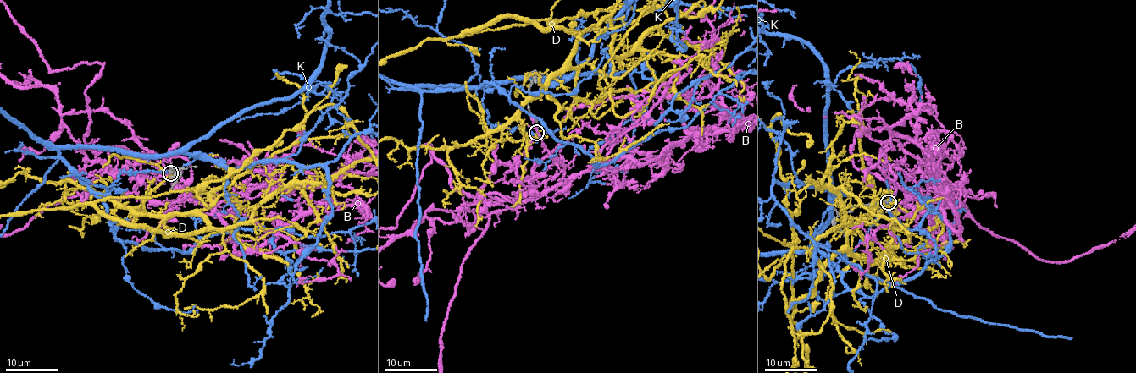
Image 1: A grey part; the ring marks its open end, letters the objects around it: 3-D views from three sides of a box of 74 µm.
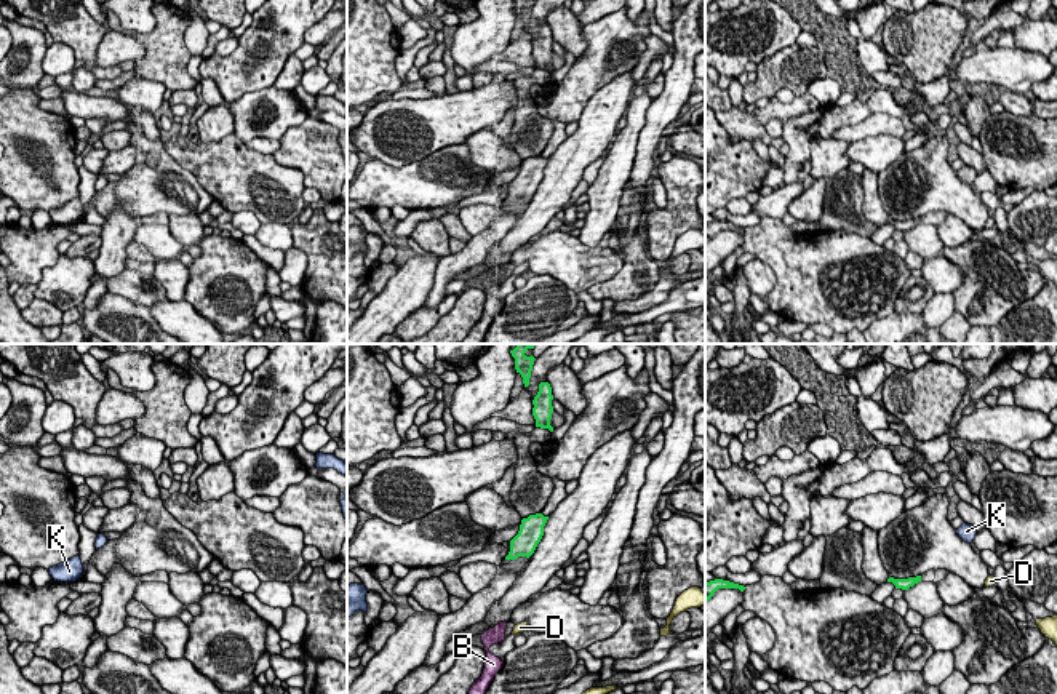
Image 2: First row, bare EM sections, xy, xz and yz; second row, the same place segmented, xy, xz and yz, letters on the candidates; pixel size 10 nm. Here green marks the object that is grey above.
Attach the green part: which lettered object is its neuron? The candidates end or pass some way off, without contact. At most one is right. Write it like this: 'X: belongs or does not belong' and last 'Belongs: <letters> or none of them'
B: belongs
D: does not belong
K: does not belong
Belongs: B

